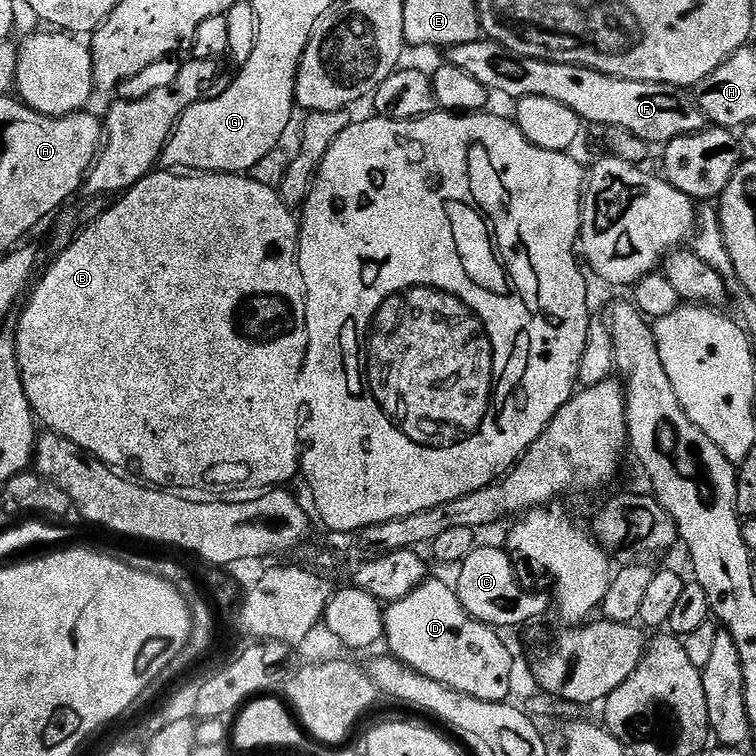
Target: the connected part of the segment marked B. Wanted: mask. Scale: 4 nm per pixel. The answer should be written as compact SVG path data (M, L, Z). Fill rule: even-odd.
M156 170L147 176L137 179L135 186L119 197L113 208L99 213L91 221L88 229L81 231L69 248L63 249L60 256L48 268L44 277L41 275L31 289L32 297L20 316L20 325L14 328L16 338L16 357L22 374L22 382L26 390L26 398L39 423L45 429L57 432L70 442L74 442L89 456L101 460L113 470L123 470L133 477L139 478L145 485L161 490L188 490L193 488L196 494L244 494L247 488L252 490L272 490L284 486L287 480L297 479L300 472L300 425L302 423L302 396L298 391L300 374L304 371L304 359L308 353L308 331L304 321L304 279L300 273L300 225L293 209L284 204L277 189L262 186L262 182L254 182L248 174L177 174L172 170Z

